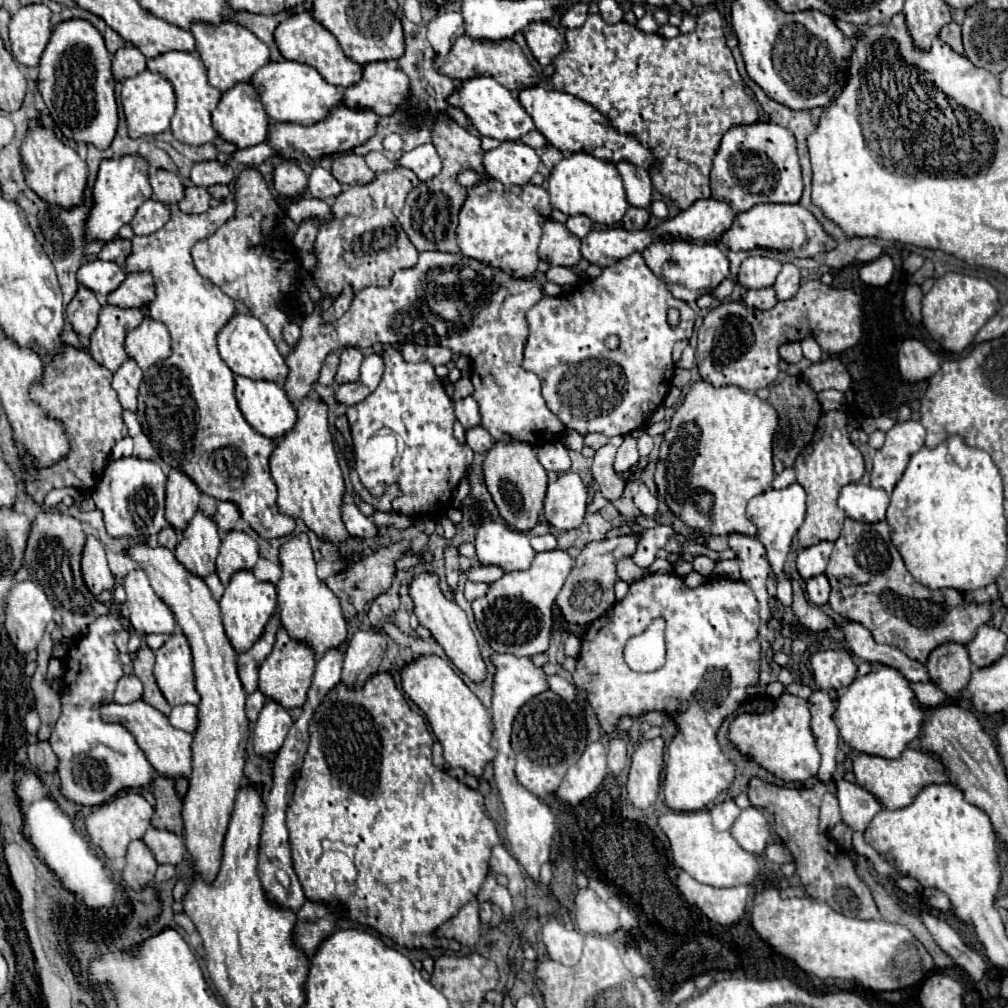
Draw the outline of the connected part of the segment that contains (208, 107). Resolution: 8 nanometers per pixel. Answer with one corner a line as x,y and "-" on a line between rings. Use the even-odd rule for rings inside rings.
166,51
162,55
156,55
152,59
146,61
146,67
158,75
162,75
164,79
168,79
174,87
176,93
176,113
170,121
170,131
172,135
188,145
204,145
204,143
212,143
218,133
212,127
210,121
210,113
214,111
214,107
218,105
222,93
218,89
214,89
208,79
206,79
206,67
202,65
202,61
188,51

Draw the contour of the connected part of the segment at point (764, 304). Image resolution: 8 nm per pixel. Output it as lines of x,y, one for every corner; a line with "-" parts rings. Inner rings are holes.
766,287
766,289
756,289
756,291
746,291
742,297
740,297
742,303
746,303
746,307
754,307
754,309
770,309
774,307
774,303
778,301
776,299
776,293
772,287

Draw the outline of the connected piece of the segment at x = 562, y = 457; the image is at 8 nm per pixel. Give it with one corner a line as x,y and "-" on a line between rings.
546,443
538,447
538,461
542,463
542,467
546,471
556,471
556,473
564,473
570,469
570,457
568,457
568,449
560,443

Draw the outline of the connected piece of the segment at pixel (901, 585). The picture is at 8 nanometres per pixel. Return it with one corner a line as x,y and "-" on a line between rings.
846,519
830,563
826,577
832,585
830,607
846,617
864,625
876,643
886,643
898,647
910,659
924,663
932,649
942,643
962,643
974,639
976,629
992,619
990,603
966,603
964,595
956,589
928,589
912,579
898,549
890,539
890,525
886,521
878,523
858,523

